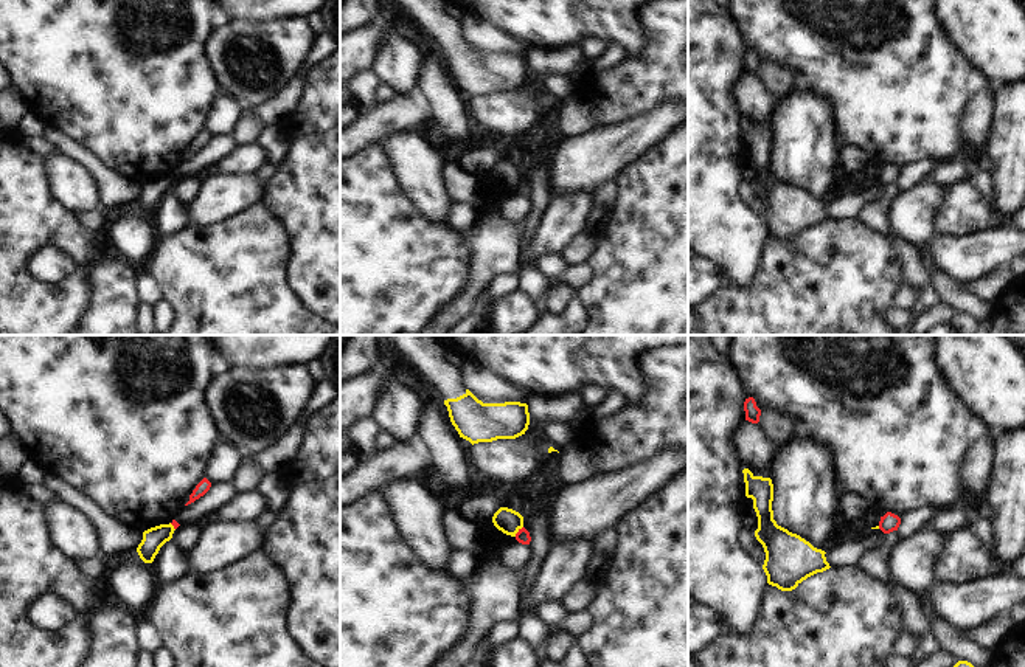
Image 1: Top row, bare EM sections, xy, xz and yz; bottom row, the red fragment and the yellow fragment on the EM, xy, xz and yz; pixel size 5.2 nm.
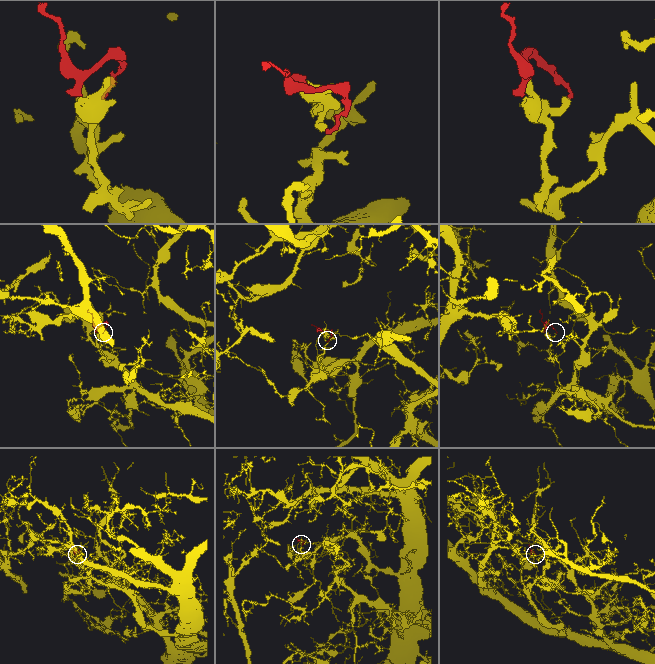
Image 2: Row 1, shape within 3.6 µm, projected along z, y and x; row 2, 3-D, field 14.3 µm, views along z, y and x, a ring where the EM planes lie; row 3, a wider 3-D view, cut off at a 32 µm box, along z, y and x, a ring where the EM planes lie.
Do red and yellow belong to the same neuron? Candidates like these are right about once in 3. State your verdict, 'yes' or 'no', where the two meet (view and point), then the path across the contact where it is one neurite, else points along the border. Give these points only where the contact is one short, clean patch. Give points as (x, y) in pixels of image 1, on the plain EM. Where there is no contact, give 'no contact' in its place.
no; contact xz (519, 183); border xz (522, 179), (514, 188)

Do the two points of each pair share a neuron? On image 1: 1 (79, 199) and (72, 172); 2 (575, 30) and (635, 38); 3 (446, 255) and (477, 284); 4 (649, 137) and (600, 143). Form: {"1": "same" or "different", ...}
{"1": "same", "2": "same", "3": "different", "4": "same"}

